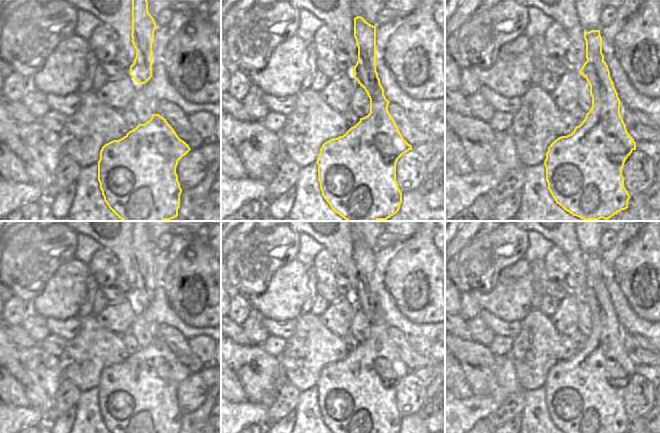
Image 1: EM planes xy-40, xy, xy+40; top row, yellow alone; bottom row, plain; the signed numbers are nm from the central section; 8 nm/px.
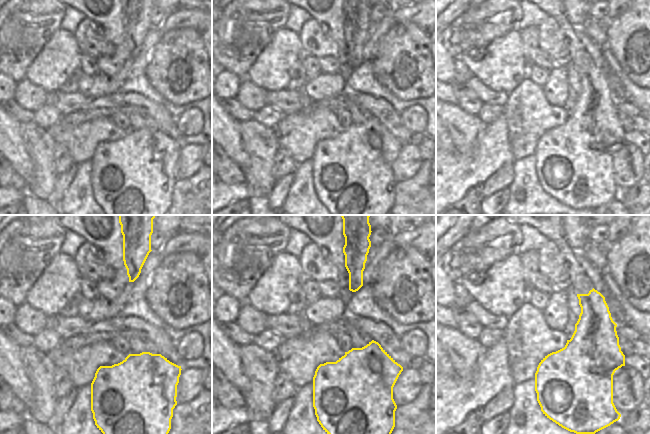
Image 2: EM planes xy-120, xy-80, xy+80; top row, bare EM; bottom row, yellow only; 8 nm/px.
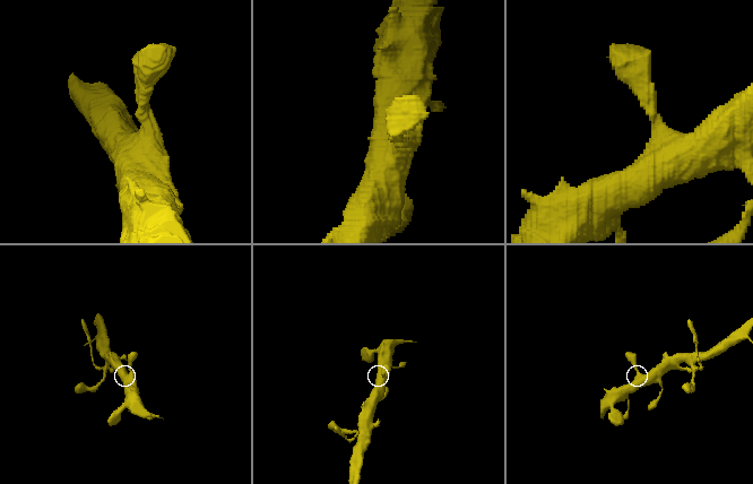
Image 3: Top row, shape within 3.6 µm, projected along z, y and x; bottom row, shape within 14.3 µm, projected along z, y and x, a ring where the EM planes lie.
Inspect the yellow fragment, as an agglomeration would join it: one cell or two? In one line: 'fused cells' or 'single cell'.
single cell

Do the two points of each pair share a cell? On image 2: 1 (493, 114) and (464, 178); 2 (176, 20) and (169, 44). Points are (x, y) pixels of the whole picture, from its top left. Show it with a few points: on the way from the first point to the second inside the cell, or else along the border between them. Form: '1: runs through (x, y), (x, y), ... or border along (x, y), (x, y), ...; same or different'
1: border along (502, 113), (486, 125); different
2: border along (197, 30), (178, 28), (164, 33); different

